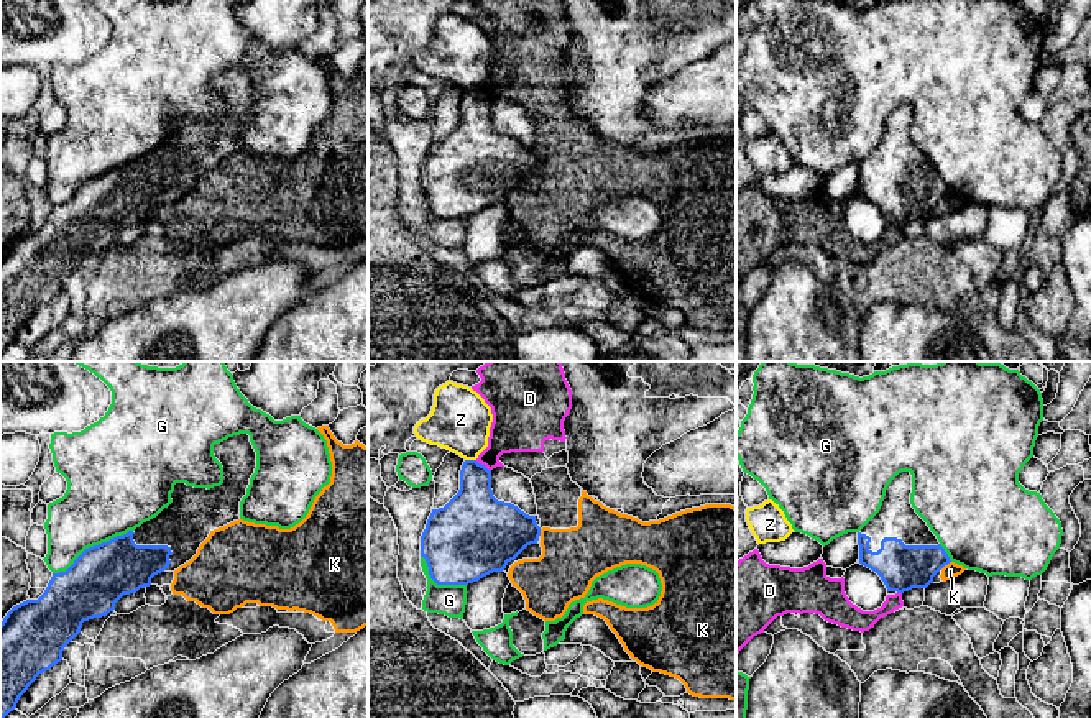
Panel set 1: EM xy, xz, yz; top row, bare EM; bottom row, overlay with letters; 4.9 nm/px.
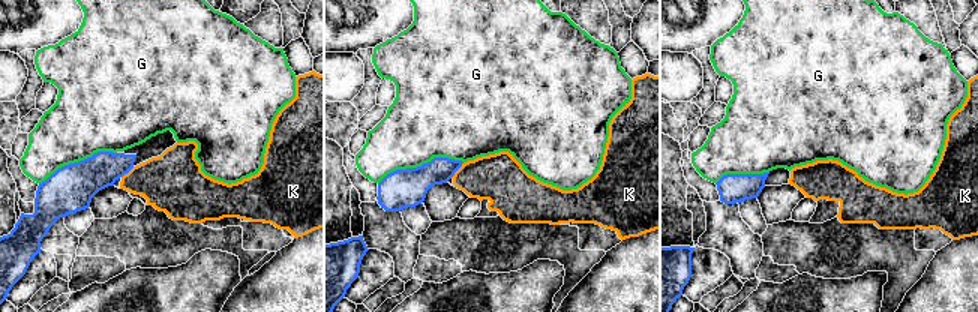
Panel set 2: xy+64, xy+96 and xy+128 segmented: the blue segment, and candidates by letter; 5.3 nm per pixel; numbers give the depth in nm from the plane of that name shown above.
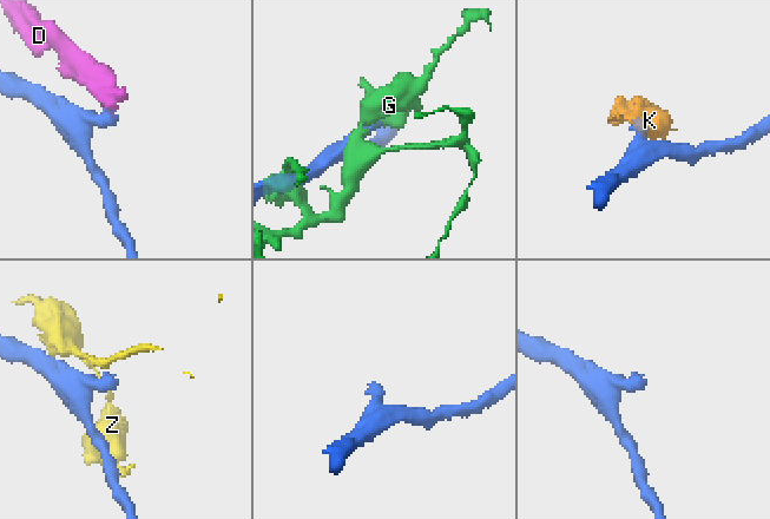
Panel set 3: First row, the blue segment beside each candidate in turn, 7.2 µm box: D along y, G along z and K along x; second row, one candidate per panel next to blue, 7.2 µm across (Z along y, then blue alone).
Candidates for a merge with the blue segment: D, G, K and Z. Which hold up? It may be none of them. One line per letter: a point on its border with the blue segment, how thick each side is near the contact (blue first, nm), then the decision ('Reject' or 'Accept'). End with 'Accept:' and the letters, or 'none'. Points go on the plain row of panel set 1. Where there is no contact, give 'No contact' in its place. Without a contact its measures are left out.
D: Touches blue at xz (483, 97). Thickness 280 nm (blue) against 240 nm. Reject
G: Touches blue at xy (94, 178). Thickness 300 nm (blue) against 400 nm. Reject
K: Touches blue at yz (945, 196). Thickness 220 nm (blue) against 70 nm. Reject
Z: Touches blue at xz (470, 92). Thickness 240 nm (blue) against 300 nm. Reject
Accept: none

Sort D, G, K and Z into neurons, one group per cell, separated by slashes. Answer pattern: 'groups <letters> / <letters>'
groups D K / G / Z

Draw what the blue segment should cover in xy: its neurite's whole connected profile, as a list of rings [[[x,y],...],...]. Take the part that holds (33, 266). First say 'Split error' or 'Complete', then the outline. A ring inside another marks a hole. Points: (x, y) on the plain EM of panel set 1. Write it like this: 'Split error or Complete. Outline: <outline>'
Split error. Outline: [[[240,66],[215,76],[214,87],[223,99],[220,118],[207,122],[176,115],[173,135],[156,150],[85,181],[66,204],[53,205],[38,232],[26,232],[7,245],[0,255],[0,353],[16,340],[39,306],[62,292],[64,279],[81,265],[84,253],[107,248],[123,227],[150,219],[151,210],[161,204],[177,202],[197,186],[214,161],[240,151],[240,133],[256,100],[250,67]]]

